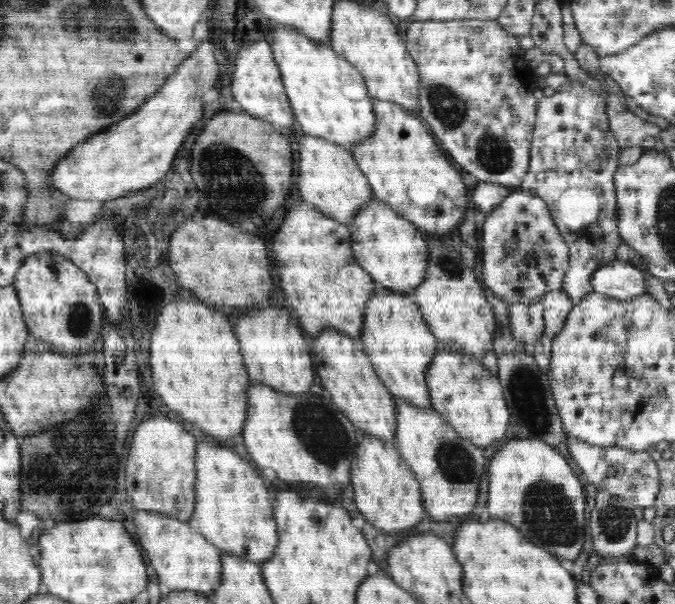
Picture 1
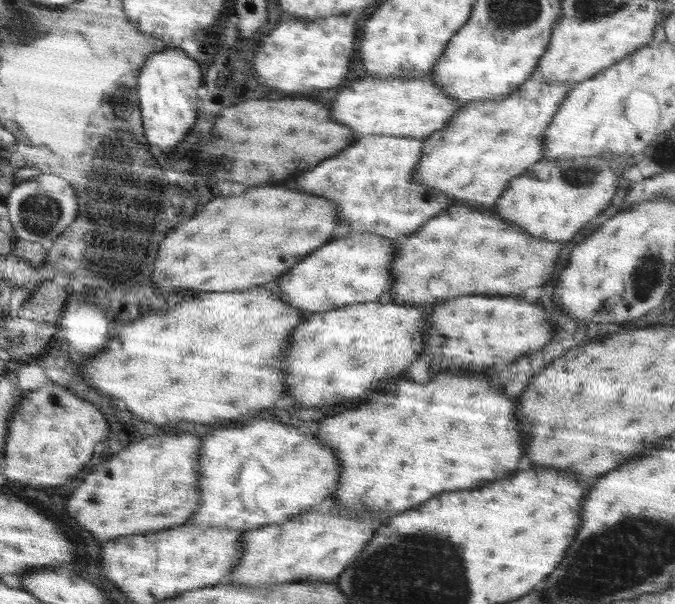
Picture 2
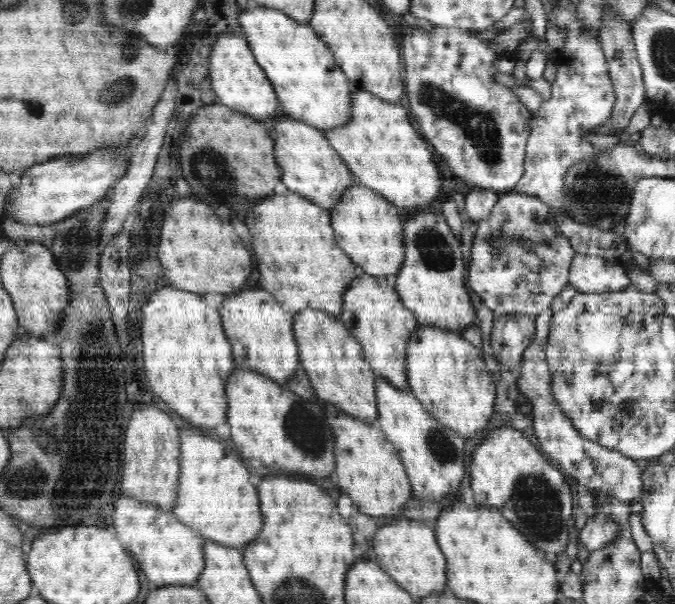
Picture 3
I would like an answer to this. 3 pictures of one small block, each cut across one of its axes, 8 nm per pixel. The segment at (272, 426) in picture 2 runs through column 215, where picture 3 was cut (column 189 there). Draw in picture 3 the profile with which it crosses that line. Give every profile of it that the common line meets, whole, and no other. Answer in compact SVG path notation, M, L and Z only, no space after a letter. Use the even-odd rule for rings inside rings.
M190 430L186 434L180 440L180 478L172 512L206 540L243 549L256 540L264 524L258 491L250 484L248 468L218 438L190 434Z

